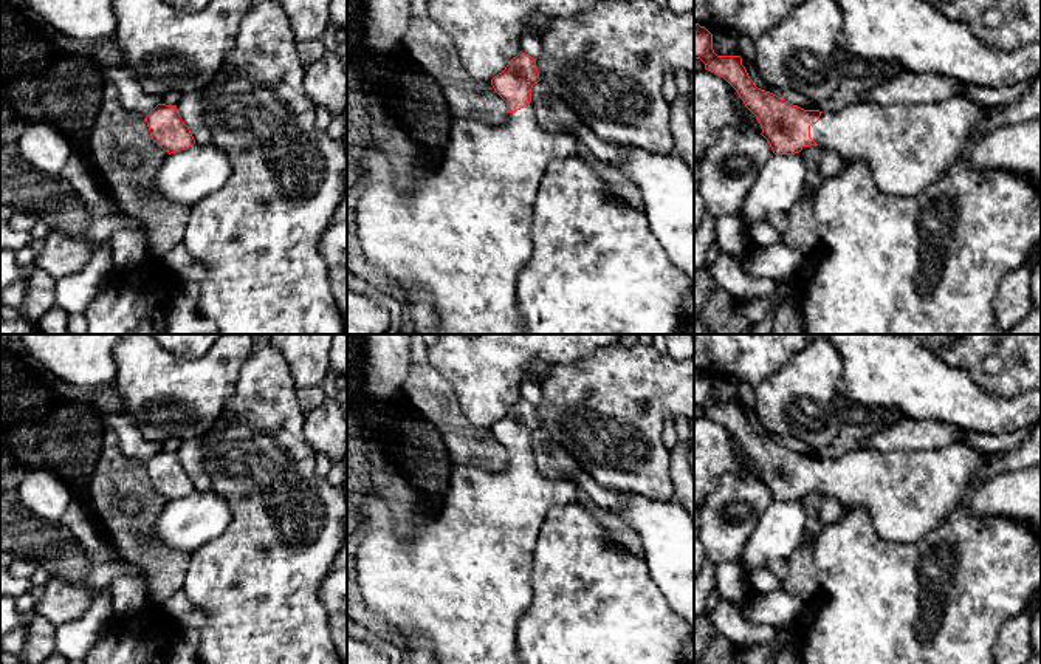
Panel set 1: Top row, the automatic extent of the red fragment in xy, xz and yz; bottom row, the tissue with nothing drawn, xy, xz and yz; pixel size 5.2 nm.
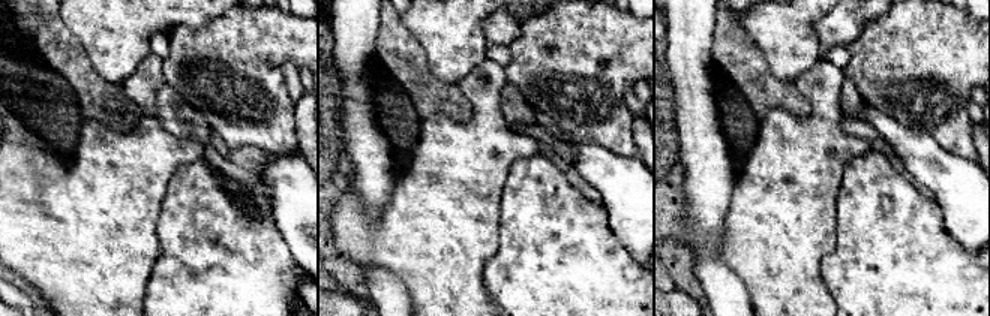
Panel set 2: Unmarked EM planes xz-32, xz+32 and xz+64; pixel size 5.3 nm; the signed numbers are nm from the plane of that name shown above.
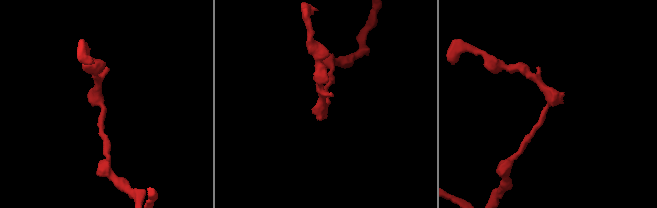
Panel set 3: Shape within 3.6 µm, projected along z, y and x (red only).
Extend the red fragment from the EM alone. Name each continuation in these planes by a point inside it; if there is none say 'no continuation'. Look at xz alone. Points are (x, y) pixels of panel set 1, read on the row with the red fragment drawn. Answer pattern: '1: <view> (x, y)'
1: xz (463, 236)

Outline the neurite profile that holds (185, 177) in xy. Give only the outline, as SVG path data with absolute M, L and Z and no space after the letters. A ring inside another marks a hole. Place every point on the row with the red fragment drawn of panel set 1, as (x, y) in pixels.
M212 142L194 144L167 155L150 186L164 201L192 207L203 197L218 190L231 173L231 159L225 150Z

